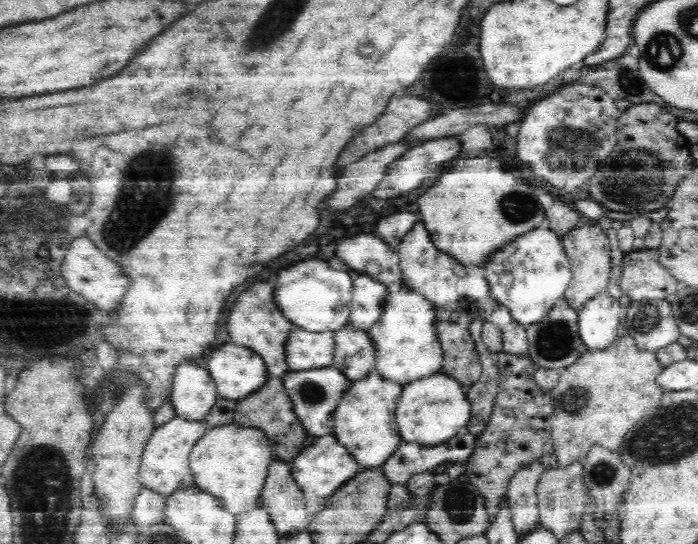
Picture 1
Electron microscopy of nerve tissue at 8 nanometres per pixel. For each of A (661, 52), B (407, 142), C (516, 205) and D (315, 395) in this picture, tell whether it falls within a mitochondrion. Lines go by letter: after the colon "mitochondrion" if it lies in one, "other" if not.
A: mitochondrion
B: other
C: mitochondrion
D: mitochondrion

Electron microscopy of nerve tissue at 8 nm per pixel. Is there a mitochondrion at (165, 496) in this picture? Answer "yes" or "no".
no

